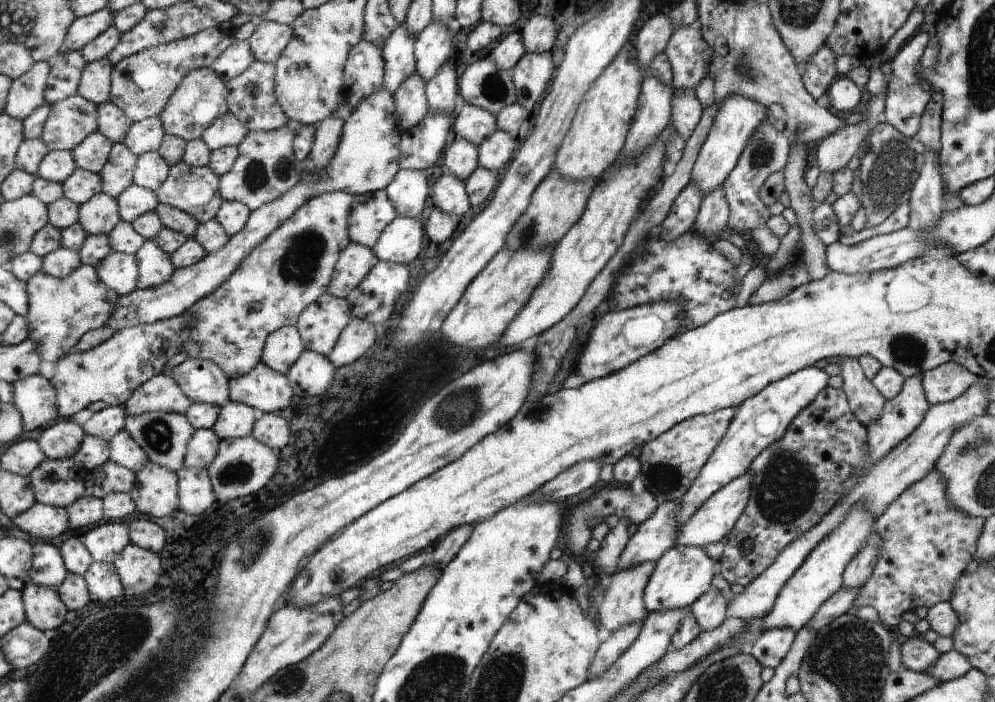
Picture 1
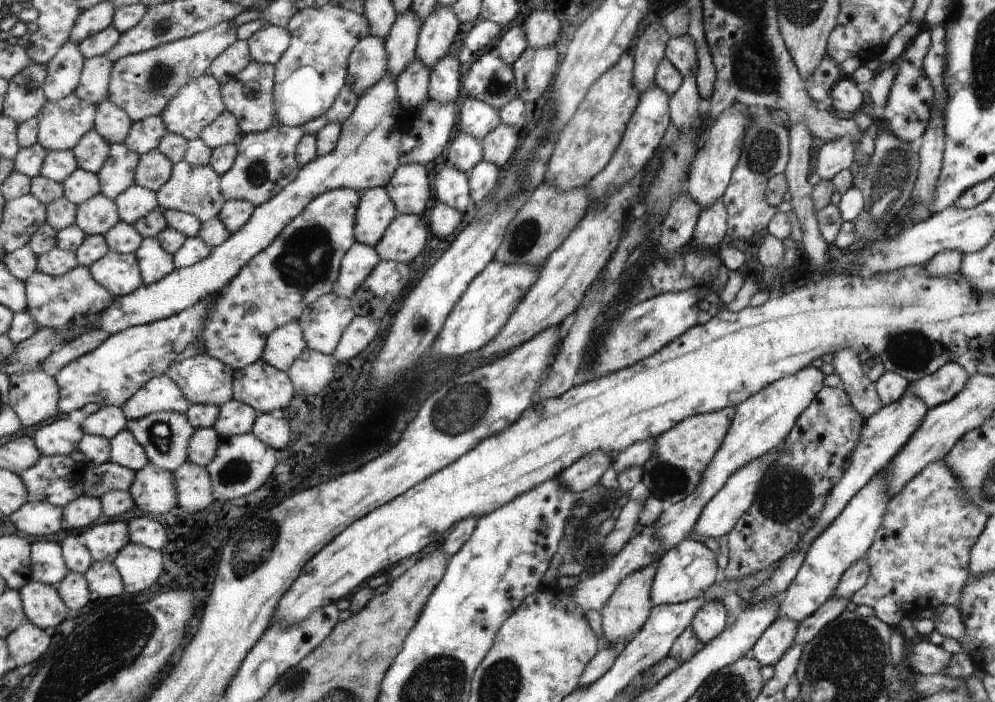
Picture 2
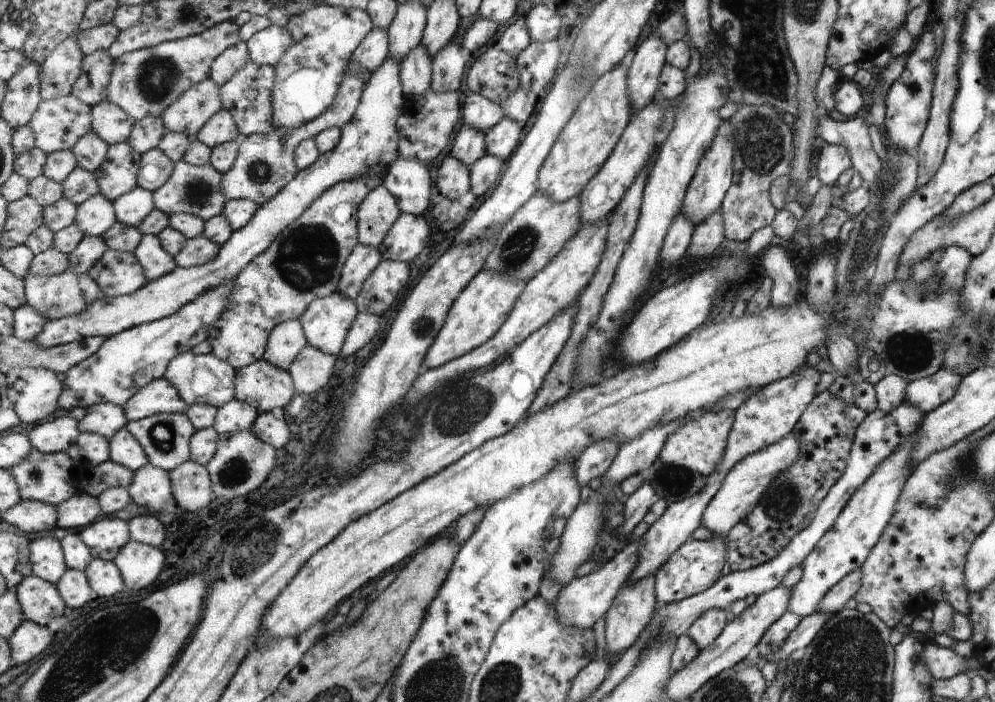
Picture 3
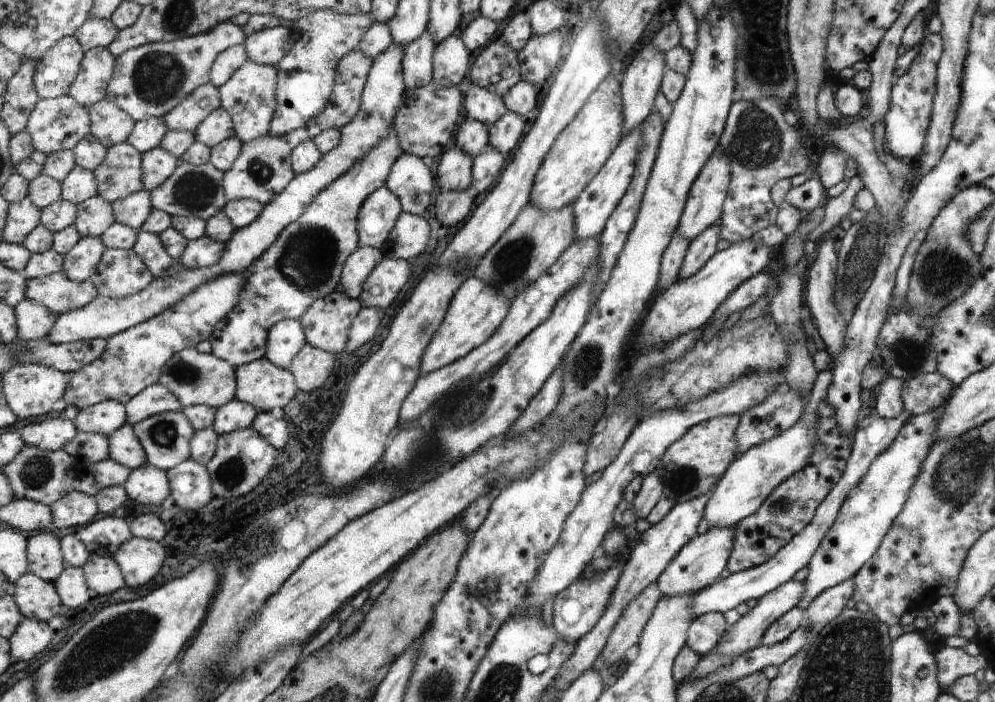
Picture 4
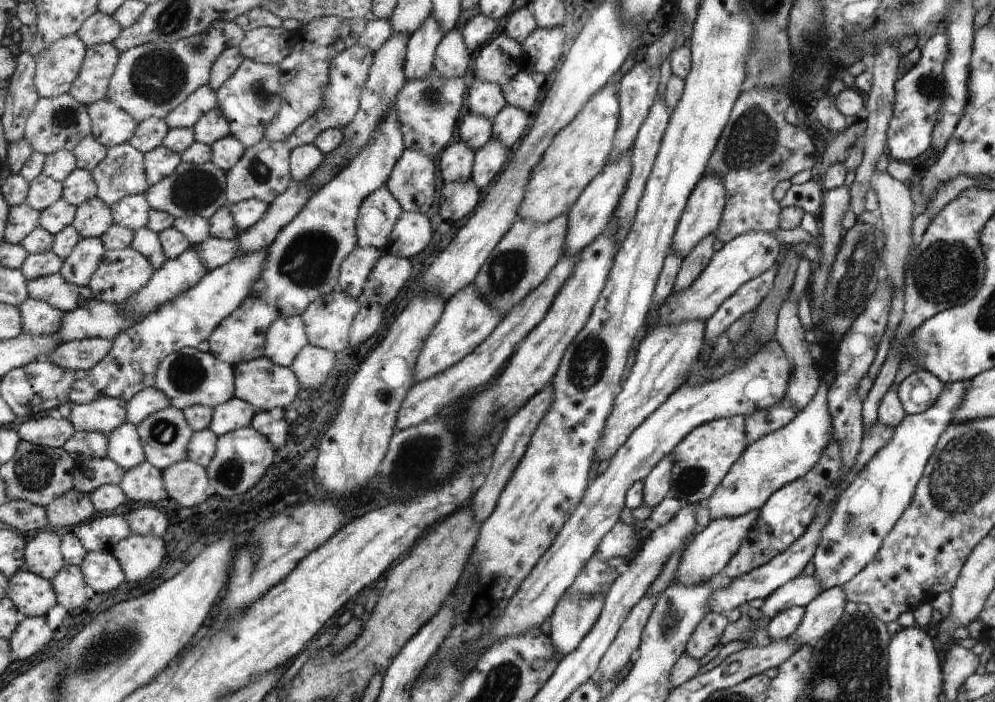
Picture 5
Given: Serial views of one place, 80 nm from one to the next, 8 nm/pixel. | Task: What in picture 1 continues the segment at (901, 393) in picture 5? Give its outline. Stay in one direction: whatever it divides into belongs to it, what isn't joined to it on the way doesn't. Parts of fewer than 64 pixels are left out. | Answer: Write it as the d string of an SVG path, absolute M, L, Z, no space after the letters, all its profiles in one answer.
M948 361L922 374L925 397L930 405L950 402L966 392L978 379L957 362Z

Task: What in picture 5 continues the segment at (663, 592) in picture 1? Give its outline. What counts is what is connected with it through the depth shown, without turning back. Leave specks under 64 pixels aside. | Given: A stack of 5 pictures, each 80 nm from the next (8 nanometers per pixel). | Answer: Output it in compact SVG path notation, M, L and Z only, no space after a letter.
M760 510L745 514L733 519L724 518L714 519L703 529L699 529L690 542L685 546L685 551L681 554L680 562L675 570L676 584L689 584L709 582L714 574L723 573L728 567L729 562L735 556L741 546L741 542L748 536L757 518L760 517Z

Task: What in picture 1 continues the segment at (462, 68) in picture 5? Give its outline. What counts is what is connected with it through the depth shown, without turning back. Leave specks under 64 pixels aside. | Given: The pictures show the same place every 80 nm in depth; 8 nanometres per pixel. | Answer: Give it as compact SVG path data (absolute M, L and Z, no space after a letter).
M444 63L439 73L425 84L430 112L453 115L458 85L456 72L450 68L449 63Z

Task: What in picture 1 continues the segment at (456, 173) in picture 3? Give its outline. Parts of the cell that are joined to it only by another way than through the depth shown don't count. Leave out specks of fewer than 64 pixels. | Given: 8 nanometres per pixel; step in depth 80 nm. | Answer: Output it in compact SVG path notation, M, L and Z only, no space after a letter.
M444 170L434 185L433 203L456 222L460 222L462 216L471 209L465 181L452 176L448 170Z

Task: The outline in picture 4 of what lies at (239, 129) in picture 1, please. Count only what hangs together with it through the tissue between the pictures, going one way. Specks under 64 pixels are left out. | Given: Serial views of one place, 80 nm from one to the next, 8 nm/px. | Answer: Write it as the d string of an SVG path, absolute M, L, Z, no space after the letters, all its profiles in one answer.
M224 108L214 112L210 118L201 124L196 133L198 141L206 143L212 148L237 136L230 111Z

